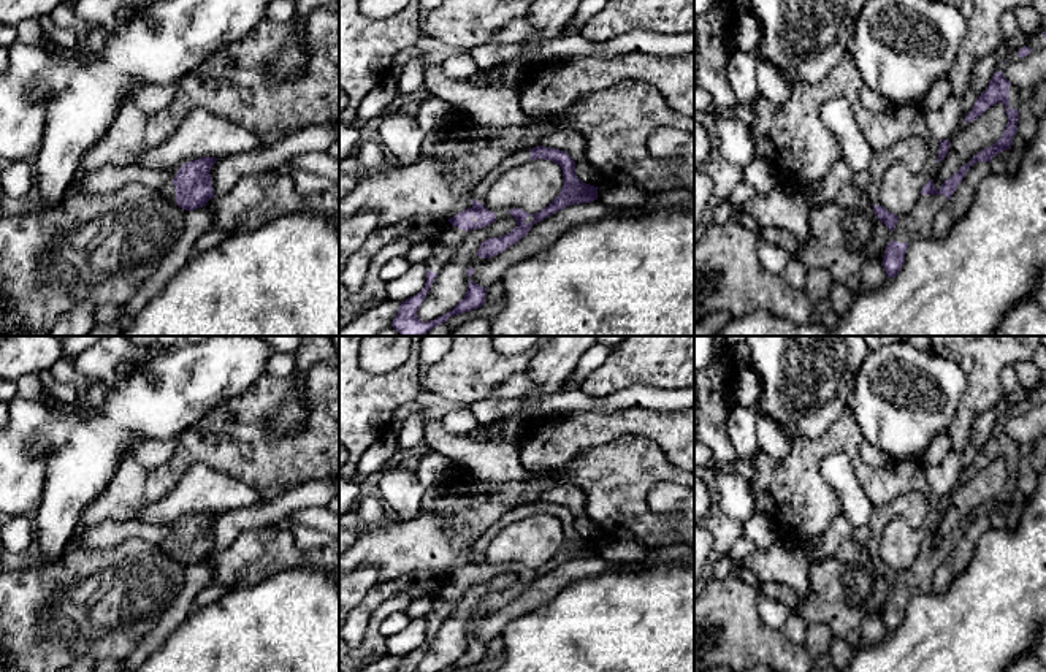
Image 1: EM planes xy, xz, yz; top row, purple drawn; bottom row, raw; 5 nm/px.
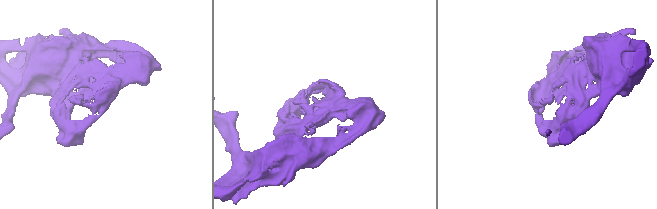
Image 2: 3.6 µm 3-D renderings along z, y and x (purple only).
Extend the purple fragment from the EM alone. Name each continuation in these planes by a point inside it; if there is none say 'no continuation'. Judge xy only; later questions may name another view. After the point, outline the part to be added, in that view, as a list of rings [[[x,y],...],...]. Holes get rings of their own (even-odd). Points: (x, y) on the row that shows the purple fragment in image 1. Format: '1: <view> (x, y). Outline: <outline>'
1: xy (168, 190). Outline: [[[174,166],[174,168],[165,170],[165,173],[168,176],[168,181],[162,187],[157,189],[157,192],[160,195],[163,195],[165,198],[171,200],[173,203],[176,203],[176,187],[173,184],[173,179],[176,178],[176,174],[178,174],[181,166]]]

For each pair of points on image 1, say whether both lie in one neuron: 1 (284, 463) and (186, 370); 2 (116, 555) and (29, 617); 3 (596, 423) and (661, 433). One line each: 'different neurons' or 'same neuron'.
1: different neurons
2: same neuron
3: same neuron

